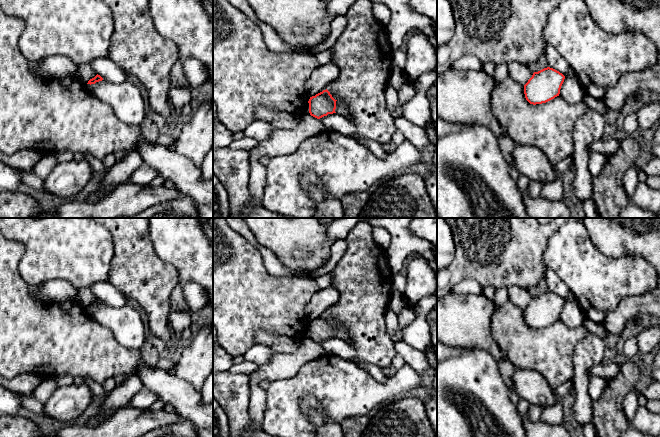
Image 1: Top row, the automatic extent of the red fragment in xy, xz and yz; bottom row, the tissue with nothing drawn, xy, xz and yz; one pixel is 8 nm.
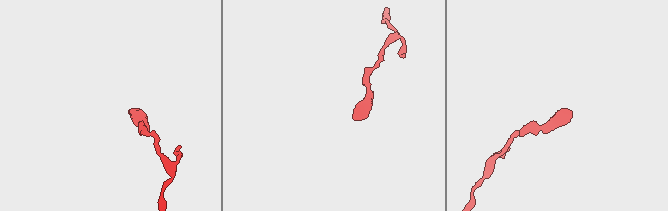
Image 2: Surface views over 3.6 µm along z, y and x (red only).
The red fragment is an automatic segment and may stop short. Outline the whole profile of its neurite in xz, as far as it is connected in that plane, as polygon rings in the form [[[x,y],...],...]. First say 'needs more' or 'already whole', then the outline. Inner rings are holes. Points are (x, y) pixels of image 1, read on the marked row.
already whole; [[[327,89],[323,90],[315,96],[310,97],[308,101],[309,113],[317,119],[336,113],[336,101]]]

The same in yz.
already whole; [[[547,67],[534,72],[524,85],[526,100],[533,105],[546,103],[559,96],[565,76],[559,71]]]

